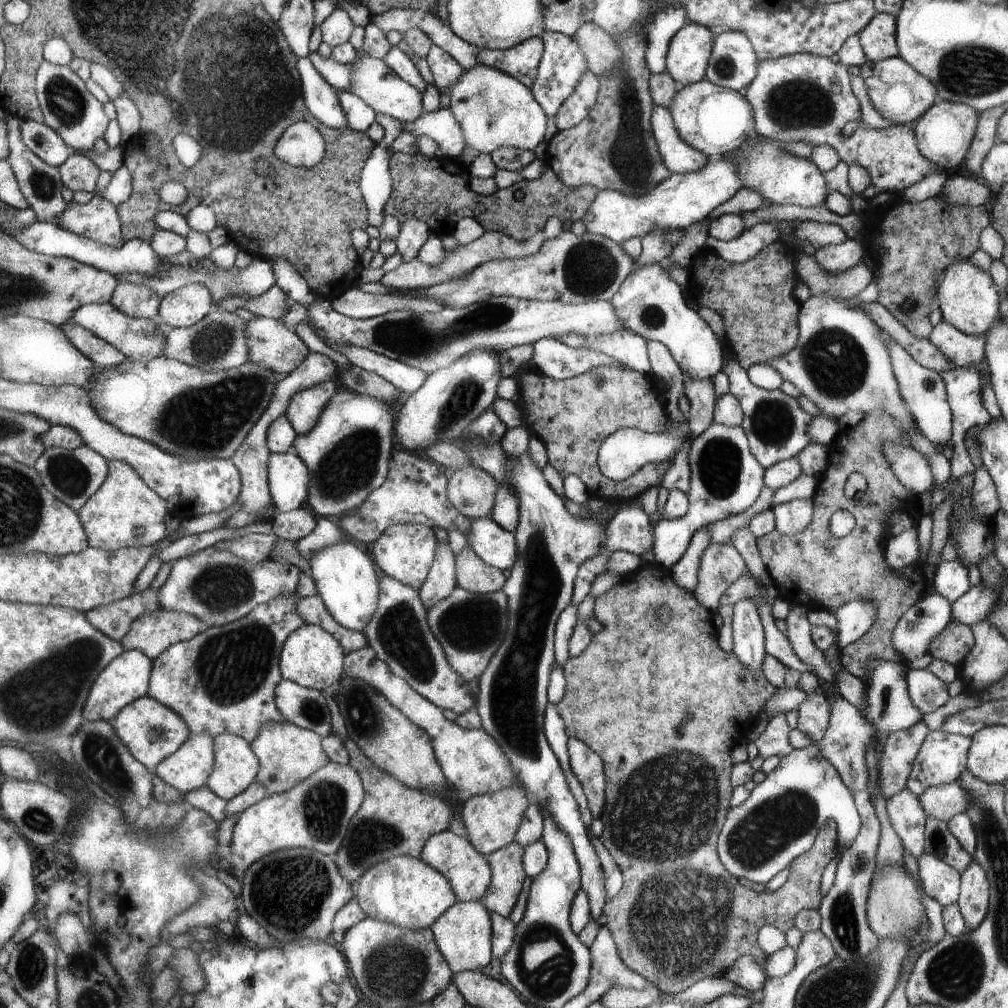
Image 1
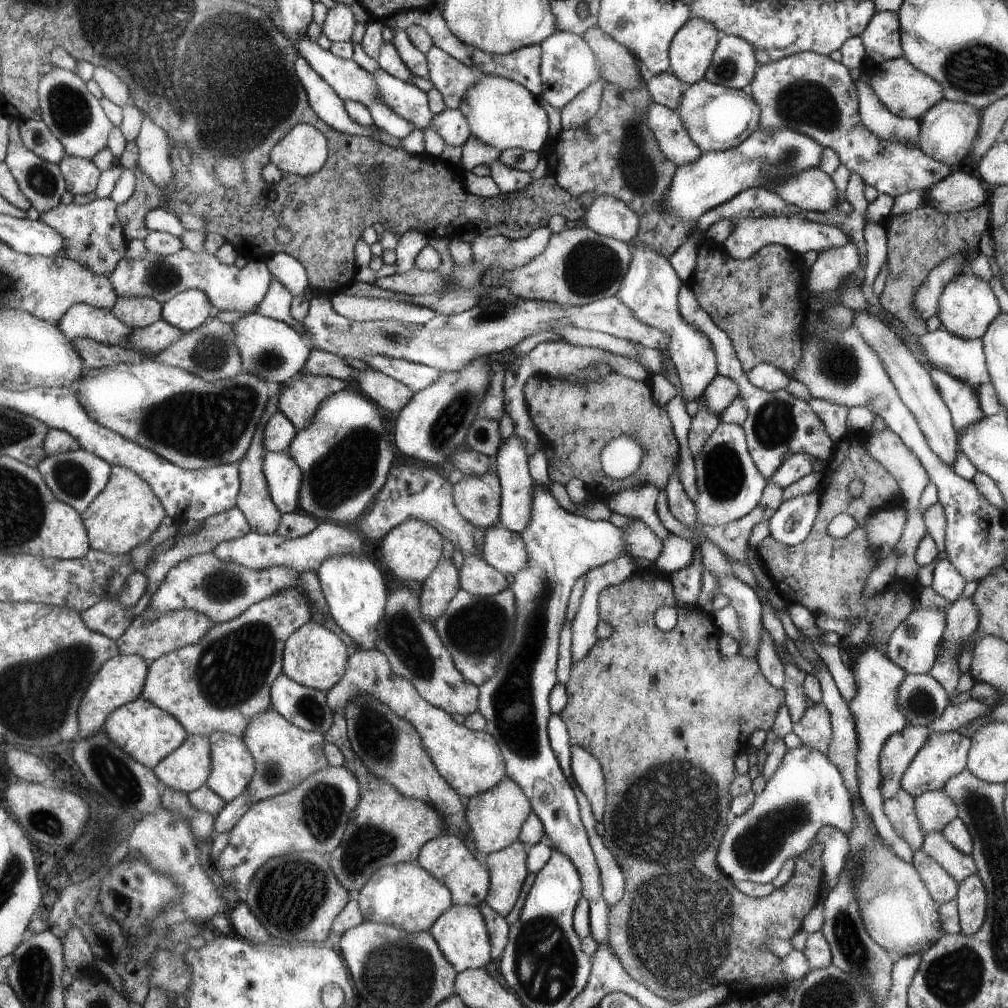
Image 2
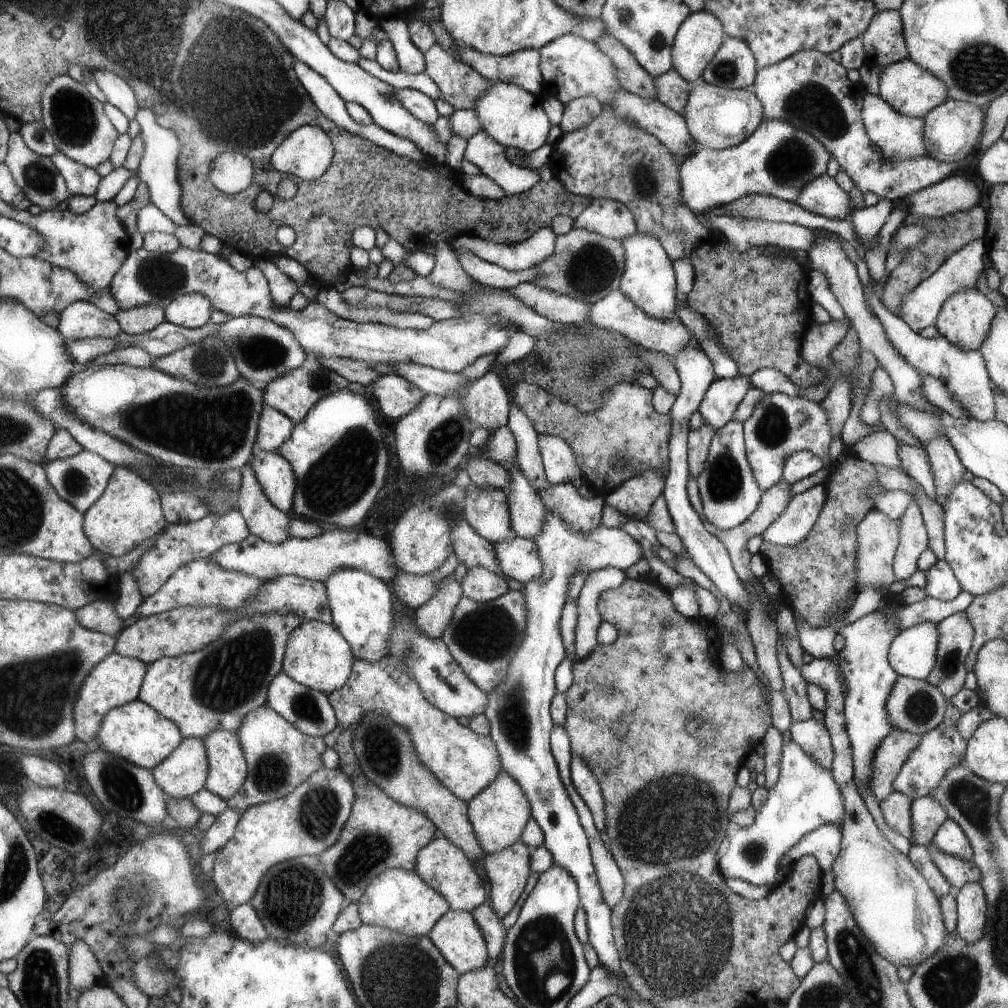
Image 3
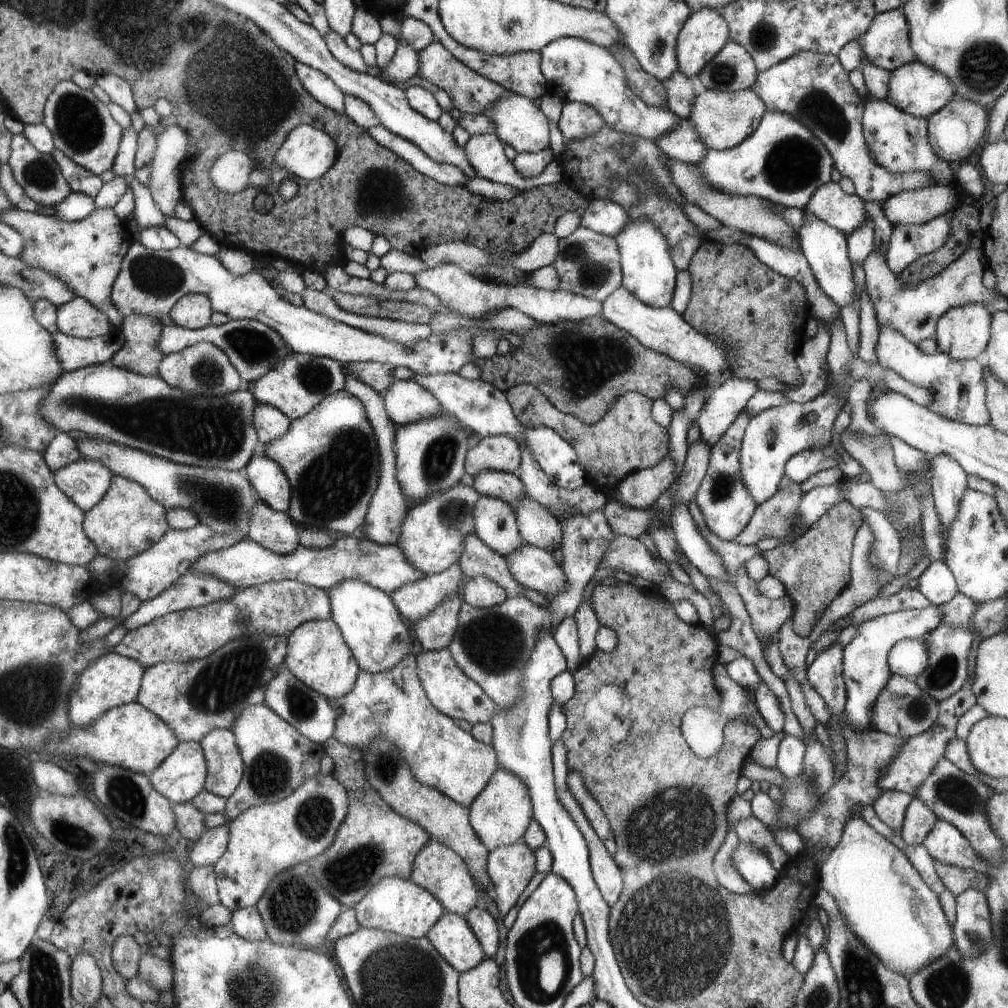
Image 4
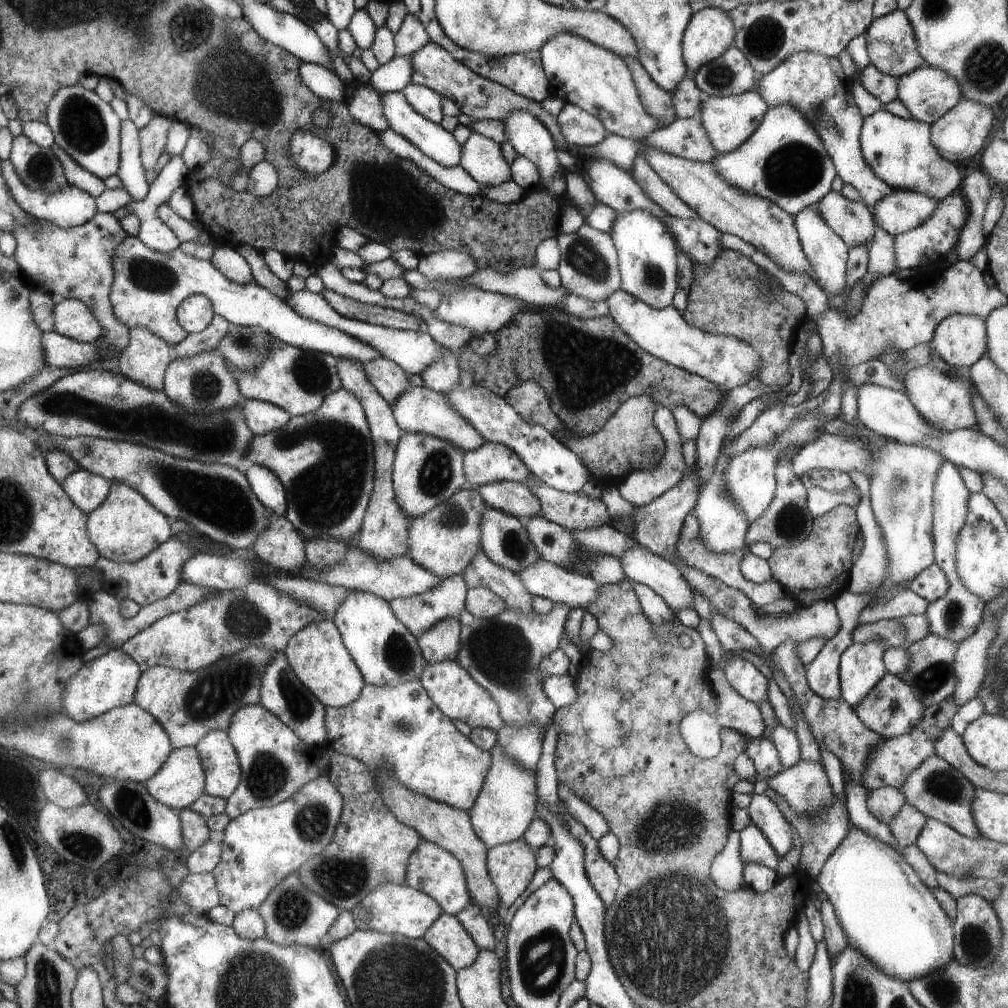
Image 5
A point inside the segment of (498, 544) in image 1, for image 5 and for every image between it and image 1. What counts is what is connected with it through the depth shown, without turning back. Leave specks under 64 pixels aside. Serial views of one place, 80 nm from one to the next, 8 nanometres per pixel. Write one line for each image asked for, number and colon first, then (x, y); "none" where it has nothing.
2: (505, 551)
3: (519, 561)
4: (534, 569)
5: (543, 579)

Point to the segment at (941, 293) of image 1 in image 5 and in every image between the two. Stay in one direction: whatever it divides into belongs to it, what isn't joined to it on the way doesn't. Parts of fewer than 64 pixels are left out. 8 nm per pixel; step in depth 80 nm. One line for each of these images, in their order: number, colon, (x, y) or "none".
2: (966, 305)
3: (964, 319)
4: (962, 333)
5: (959, 340)

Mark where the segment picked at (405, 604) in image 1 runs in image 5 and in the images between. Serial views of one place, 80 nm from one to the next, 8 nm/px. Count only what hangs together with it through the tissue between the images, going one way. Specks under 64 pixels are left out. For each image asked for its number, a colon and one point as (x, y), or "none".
2: (414, 649)
3: (443, 682)
4: (452, 692)
5: (456, 694)

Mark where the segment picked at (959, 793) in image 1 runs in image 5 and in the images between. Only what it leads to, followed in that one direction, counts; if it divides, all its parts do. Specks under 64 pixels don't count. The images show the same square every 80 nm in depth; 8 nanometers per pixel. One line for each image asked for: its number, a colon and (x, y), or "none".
2: (934, 809)
3: (927, 814)
4: (918, 819)
5: (906, 826)

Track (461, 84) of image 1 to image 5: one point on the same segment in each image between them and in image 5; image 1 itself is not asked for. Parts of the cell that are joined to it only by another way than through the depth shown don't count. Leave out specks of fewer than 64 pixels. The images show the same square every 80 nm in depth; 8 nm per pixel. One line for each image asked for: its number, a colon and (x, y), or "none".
2: (501, 113)
3: (511, 116)
4: (518, 121)
5: (531, 141)

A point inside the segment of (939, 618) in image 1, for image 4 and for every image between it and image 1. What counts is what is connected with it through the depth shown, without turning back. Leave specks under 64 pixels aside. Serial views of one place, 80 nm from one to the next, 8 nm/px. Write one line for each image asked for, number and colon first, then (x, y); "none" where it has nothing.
2: (913, 645)
3: (911, 653)
4: (907, 657)

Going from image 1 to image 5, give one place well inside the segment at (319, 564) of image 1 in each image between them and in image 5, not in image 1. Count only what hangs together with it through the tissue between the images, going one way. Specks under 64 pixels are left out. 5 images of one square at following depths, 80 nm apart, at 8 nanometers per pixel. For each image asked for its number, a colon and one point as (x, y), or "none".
2: (354, 588)
3: (361, 605)
4: (379, 639)
5: (384, 650)

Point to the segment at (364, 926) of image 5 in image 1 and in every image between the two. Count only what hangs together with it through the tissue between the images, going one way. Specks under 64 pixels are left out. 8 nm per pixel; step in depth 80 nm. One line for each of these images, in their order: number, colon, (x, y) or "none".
1: (406, 891)
2: (404, 895)
3: (402, 901)
4: (399, 906)

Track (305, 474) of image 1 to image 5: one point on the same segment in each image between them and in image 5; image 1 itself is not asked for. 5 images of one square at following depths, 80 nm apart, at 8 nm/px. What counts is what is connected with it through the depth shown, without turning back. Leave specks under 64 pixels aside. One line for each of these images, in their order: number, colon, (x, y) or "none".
2: (283, 476)
3: (275, 476)
4: (267, 478)
5: (264, 483)

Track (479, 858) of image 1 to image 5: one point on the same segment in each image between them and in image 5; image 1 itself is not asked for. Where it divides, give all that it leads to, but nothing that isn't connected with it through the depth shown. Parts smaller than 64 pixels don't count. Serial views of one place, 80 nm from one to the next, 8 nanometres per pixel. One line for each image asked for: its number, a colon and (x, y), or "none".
2: (446, 857)
3: (443, 865)
4: (440, 871)
5: (430, 869)

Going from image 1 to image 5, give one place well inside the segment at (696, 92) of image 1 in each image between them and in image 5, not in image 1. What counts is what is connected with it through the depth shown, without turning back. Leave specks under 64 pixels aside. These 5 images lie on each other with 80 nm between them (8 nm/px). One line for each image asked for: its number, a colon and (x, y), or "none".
2: (717, 118)
3: (717, 118)
4: (721, 119)
5: (729, 121)

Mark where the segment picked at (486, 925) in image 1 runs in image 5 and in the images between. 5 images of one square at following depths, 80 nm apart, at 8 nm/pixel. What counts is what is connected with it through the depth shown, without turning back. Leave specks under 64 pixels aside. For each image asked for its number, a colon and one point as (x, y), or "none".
2: (460, 932)
3: (456, 934)
4: (451, 935)
5: (447, 935)

